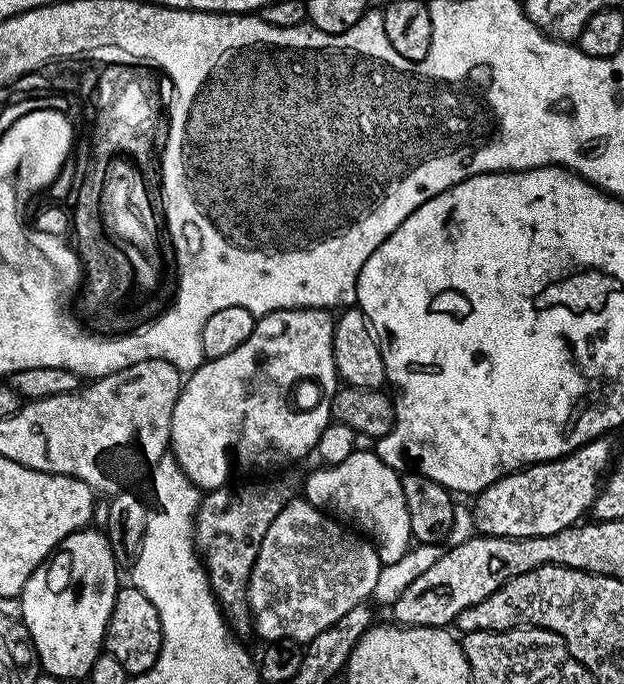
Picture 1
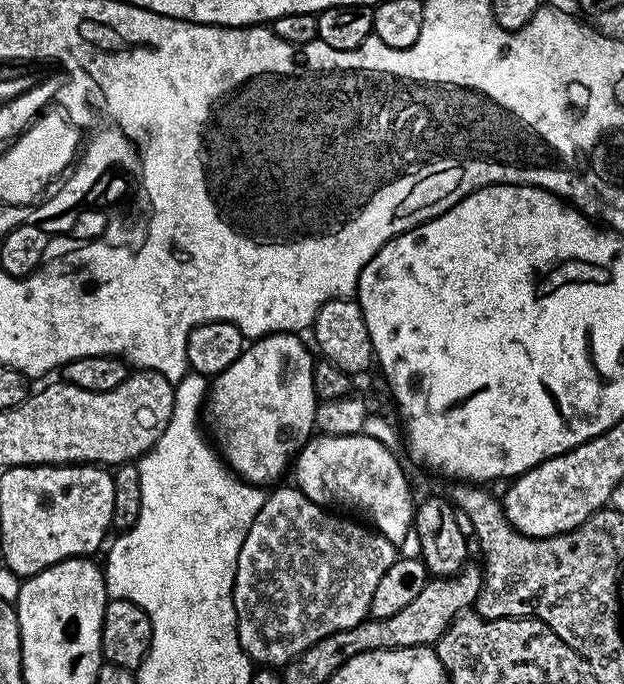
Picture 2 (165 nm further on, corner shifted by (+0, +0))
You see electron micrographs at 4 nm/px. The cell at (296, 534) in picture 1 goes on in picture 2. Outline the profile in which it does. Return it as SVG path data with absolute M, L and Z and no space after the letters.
M295 486L265 495L258 518L254 518L246 542L238 550L232 595L238 638L249 660L260 666L286 665L302 654L302 650L326 638L326 634L350 630L350 626L369 619L374 590L378 590L382 574L398 559L398 548L371 527L355 522L360 523L310 502Z

